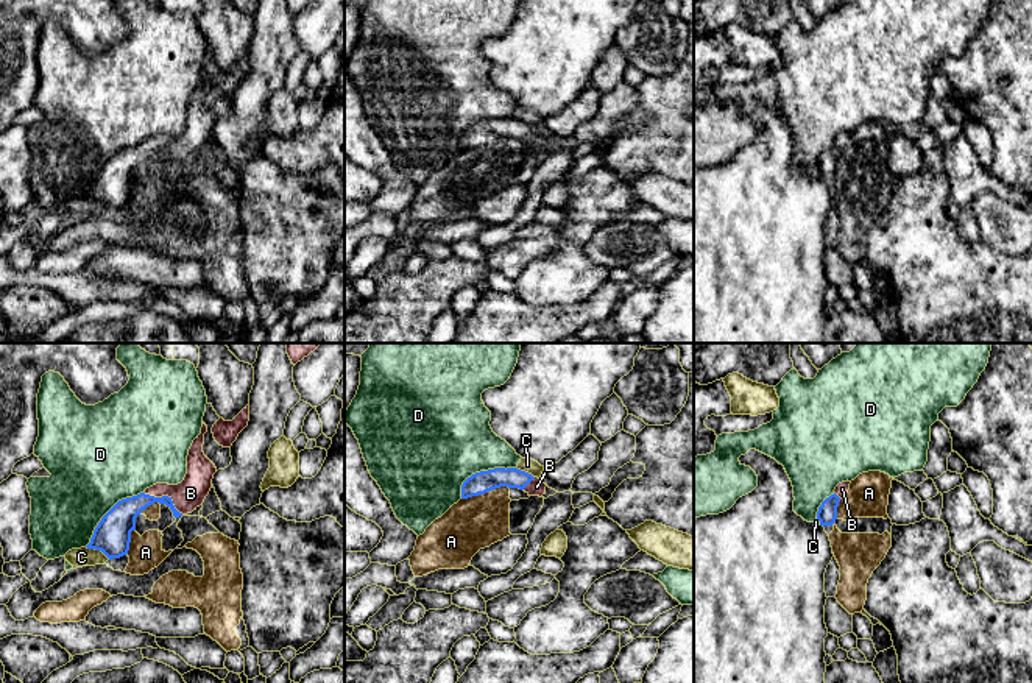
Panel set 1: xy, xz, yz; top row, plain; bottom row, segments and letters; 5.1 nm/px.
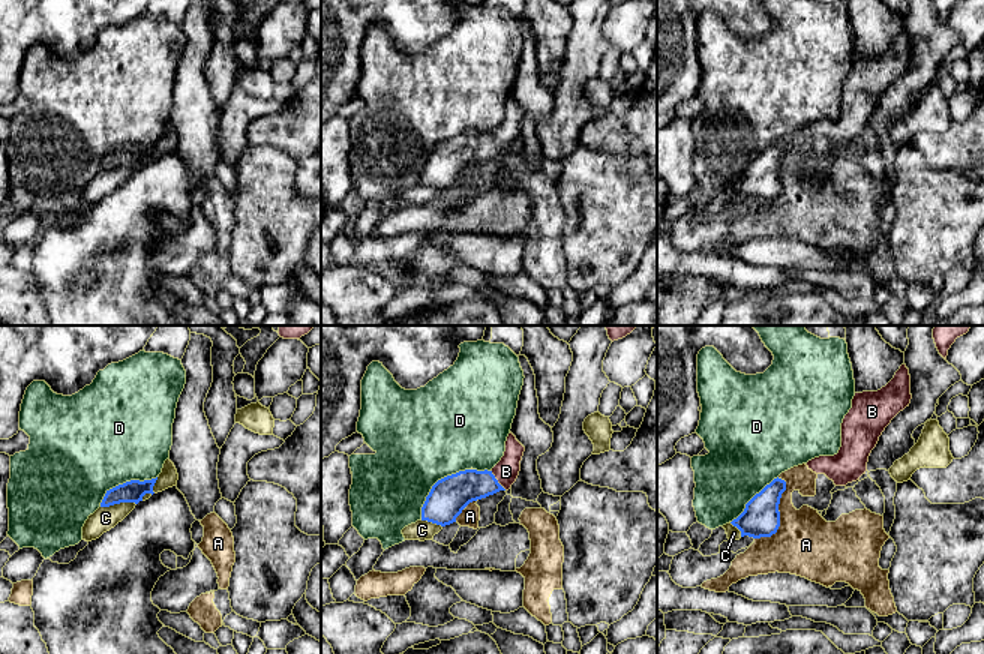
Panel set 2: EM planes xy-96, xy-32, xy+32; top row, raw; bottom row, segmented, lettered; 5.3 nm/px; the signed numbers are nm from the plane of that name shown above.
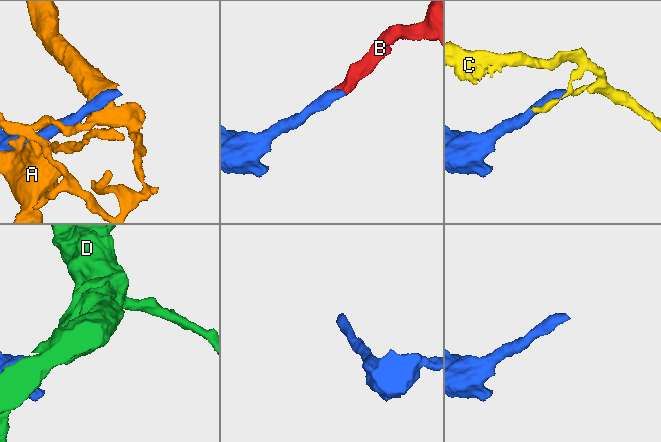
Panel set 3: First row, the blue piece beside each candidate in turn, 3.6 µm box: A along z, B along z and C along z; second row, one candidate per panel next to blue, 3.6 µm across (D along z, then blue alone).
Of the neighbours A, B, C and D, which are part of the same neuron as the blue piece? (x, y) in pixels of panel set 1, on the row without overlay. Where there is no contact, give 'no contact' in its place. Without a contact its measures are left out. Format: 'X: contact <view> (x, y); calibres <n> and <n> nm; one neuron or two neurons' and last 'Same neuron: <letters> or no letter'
A: contact xz (485, 142); calibres 120 and 280 nm; two neurons
B: contact xy (166, 147); calibres 140 and 160 nm; one neuron
C: contact xy (98, 200); calibres 190 and 100 nm; two neurons
D: contact xy (108, 162); calibres 190 and 440 nm; two neurons
Same neuron: B

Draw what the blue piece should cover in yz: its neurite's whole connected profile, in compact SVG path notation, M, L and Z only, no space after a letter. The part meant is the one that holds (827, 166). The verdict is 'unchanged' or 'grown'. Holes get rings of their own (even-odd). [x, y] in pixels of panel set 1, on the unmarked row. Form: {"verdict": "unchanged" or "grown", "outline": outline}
{"verdict": "grown", "outline": "M842 133L836 137L834 143L826 148L817 162L817 170L820 176L832 176L837 170L837 157L842 148L846 147L851 133Z"}

